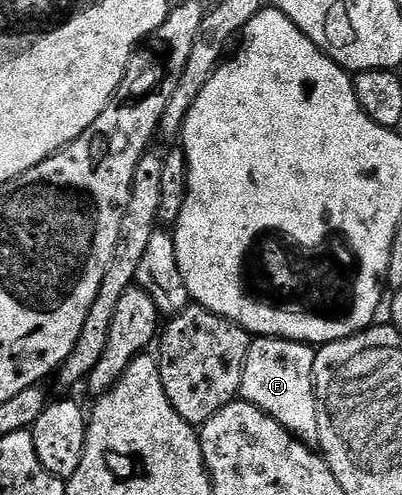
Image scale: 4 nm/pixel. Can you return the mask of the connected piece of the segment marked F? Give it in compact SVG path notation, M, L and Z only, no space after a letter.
M277 336L255 339L250 345L248 362L242 379L241 399L264 410L280 426L284 426L298 440L317 445L320 438L322 413L314 387L314 367L317 351L301 340L284 340Z

